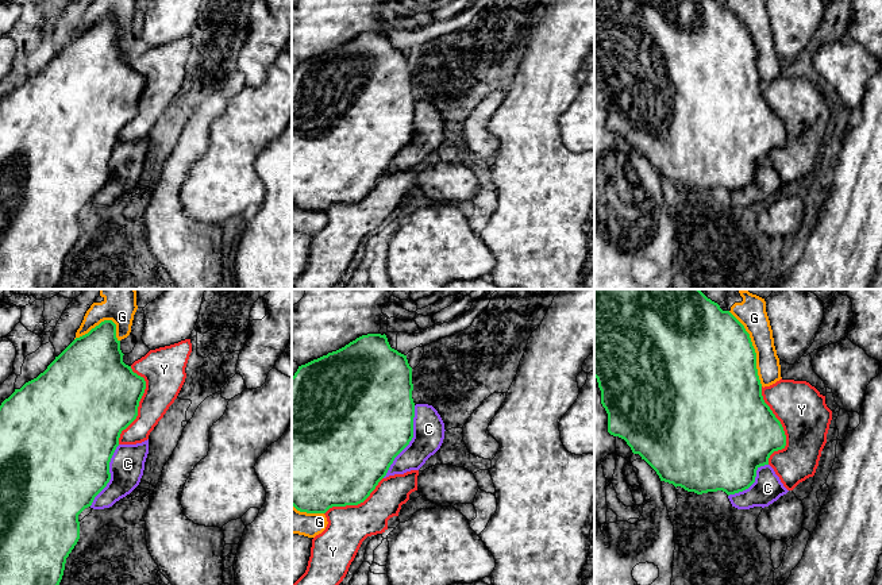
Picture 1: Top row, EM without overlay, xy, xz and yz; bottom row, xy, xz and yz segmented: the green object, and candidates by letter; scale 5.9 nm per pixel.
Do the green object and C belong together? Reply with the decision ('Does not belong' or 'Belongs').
Does not belong

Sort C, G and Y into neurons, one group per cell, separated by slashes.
C Y / G

